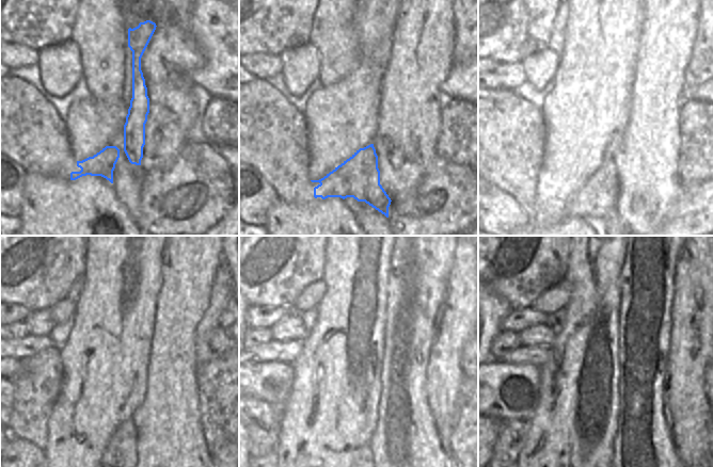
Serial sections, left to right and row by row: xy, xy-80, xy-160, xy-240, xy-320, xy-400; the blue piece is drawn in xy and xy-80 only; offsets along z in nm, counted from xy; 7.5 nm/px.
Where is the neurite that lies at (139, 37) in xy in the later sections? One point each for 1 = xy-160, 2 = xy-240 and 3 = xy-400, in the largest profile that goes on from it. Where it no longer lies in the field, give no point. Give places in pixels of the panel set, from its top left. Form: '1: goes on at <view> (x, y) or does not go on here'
1: goes on at xy-160 (597, 198)
2: goes on at xy-240 (121, 452)
3: does not go on here

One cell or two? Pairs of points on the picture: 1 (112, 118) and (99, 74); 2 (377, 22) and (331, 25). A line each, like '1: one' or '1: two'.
1: two
2: two

